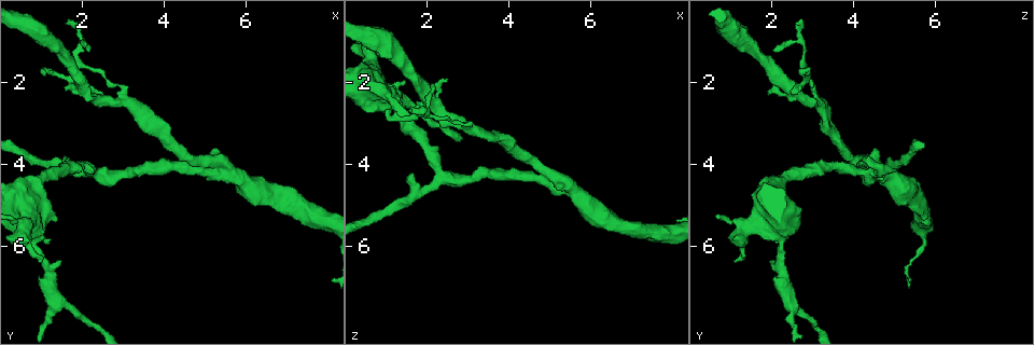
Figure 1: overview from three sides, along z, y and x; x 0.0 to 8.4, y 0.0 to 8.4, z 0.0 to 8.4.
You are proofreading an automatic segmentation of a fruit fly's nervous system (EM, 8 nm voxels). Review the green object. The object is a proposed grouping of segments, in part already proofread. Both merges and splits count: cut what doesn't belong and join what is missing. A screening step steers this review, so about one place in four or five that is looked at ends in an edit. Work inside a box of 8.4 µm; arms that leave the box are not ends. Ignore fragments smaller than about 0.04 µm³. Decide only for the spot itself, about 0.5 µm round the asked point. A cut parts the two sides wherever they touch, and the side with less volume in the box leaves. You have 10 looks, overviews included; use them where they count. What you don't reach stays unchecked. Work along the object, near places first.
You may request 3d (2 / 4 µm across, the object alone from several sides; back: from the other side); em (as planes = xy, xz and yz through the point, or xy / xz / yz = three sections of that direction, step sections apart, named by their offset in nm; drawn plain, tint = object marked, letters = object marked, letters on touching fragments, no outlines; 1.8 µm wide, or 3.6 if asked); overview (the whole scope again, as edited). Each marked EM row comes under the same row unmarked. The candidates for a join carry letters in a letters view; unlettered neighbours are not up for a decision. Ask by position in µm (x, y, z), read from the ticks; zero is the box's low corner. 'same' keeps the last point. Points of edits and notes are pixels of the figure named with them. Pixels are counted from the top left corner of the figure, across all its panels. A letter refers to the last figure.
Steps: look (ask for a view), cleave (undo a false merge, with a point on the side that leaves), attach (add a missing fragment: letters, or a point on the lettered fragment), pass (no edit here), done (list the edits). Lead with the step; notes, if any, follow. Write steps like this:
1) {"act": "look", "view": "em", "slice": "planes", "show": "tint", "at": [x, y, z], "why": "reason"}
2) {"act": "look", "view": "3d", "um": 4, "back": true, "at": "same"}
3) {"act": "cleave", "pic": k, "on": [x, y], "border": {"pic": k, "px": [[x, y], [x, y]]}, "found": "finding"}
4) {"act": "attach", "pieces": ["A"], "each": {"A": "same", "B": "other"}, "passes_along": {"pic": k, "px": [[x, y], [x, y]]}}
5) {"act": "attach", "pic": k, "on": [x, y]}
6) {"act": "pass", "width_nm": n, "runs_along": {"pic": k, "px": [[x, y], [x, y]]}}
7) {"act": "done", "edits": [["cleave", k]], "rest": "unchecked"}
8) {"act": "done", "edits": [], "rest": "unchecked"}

{"act": "look", "view": "3d", "um": 4, "at": [4.60, 4.00, 4.30], "why": "looks like a crossing"}

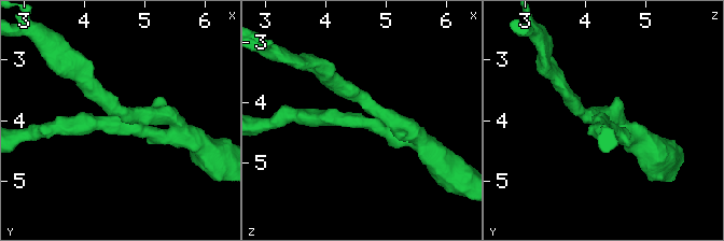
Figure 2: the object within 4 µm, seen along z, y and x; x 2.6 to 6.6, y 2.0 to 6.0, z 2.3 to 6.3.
{"act": "look", "view": "em", "slice": "planes", "show": "tint", "at": [4.60, 4.00, 4.25], "arms": 4}

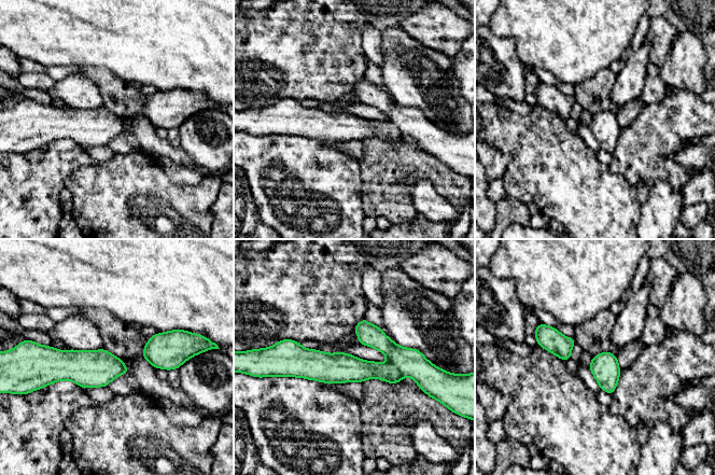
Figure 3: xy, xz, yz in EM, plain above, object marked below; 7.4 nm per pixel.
{"act": "look", "view": "em", "slice": "planes", "show": "letters", "at": "same", "why": "see the neighbours"}

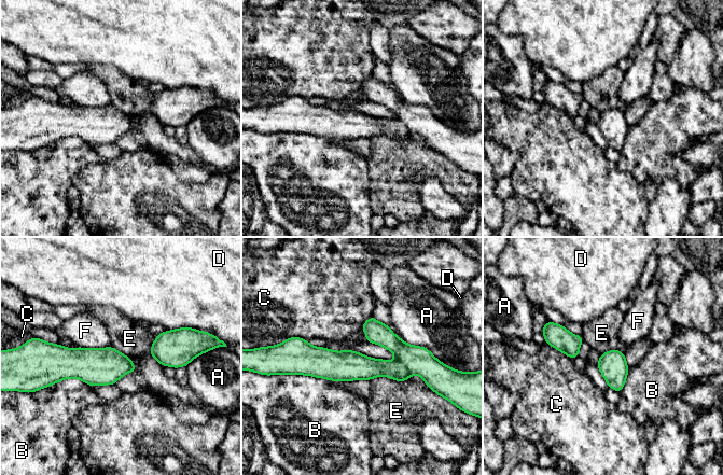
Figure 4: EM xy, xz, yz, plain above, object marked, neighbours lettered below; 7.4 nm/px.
{"act": "pass", "width_nm": 200, "each": {"A": "other", "B": "other", "C": "other", "D": "other", "E": "other", "F": "other"}, "runs_along": {"pic": 4, "px": [[297, 352], [331, 365], [427, 363]]}, "found": "all the same neuron"}

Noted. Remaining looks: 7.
{"act": "look", "view": "em", "slice": "xy", "step": 4, "show": "tint", "at": [2.05, 2.20, 2.45], "why": "closes a loop"}

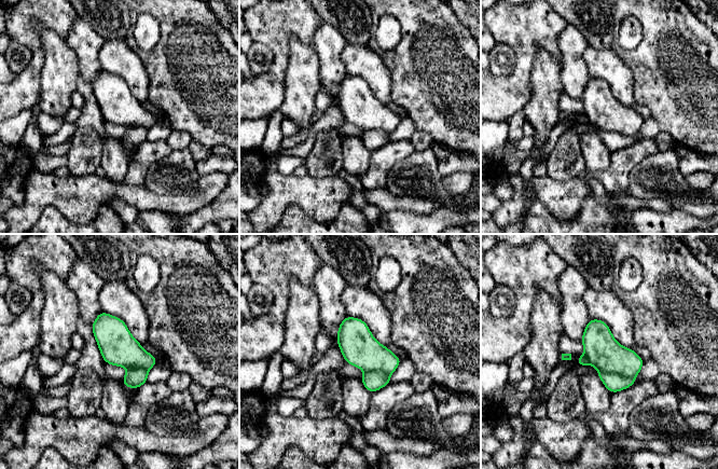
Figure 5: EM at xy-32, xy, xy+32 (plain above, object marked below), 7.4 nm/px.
{"act": "look", "view": "em", "slice": "xz", "step": 8, "show": "tint", "at": "same", "why": "another direction"}

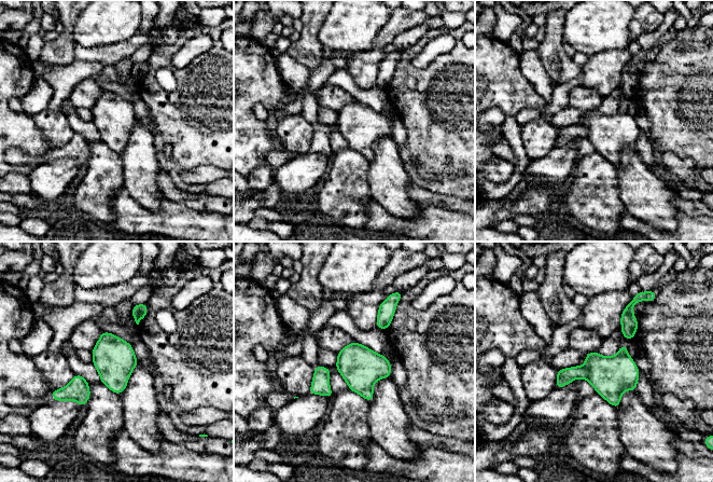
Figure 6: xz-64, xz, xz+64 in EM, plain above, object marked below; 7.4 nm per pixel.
{"act": "look", "view": "em", "slice": "xz", "step": 8, "show": "letters", "at": "same", "why": "what lies round it"}

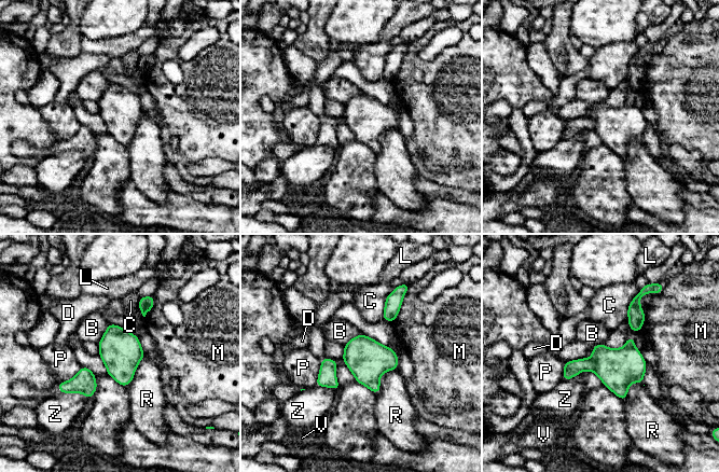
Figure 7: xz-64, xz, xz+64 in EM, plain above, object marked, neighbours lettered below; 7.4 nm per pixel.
{"act": "pass", "width_nm": 280, "each": {"B": "other", "C": "other", "D": "other", "L": "other", "M": "other", "P": "other", "R": "other", "V": "other", "Z": "other"}, "border": {"pic": 7, "px": [[109, 322], [104, 335], [97, 342]]}, "found": "all the same neuron"}

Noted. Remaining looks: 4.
{"act": "look", "view": "em", "slice": "planes", "show": "letters", "at": [1.65, 0.50, 2.60], "why": "tapers out"}

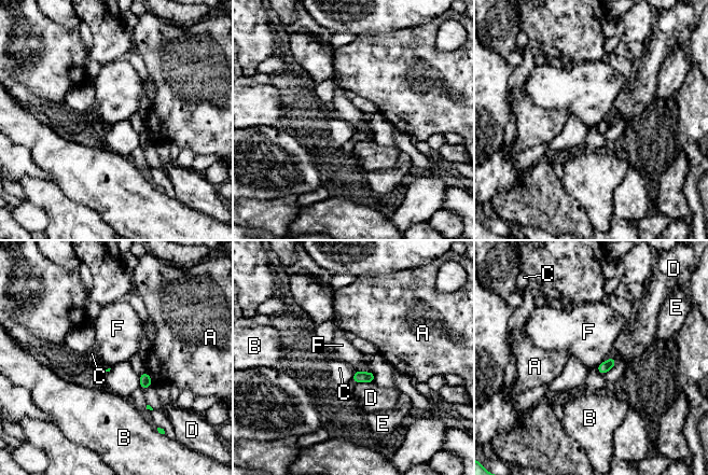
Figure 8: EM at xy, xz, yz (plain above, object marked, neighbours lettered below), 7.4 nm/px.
{"act": "pass", "each": {"A": "other", "B": "other", "C": "other", "D": "other", "E": "other", "F": "other"}, "border": {"pic": 8, "px": [[355, 369], [372, 371]]}, "found": "no lettered fragment goes on from it"}

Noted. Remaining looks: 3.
{"act": "look", "view": "3d", "um": 2, "at": [1.00, 6.40, 2.25], "why": "sudden change in width"}

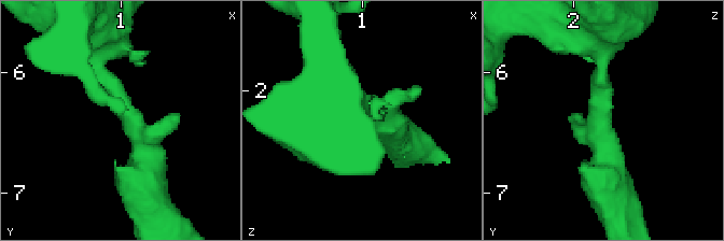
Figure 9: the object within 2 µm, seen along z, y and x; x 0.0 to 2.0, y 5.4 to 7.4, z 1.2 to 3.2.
{"act": "look", "view": "em", "slice": "xz", "step": 4, "show": "tint", "at": [1.02, 6.38, 2.22], "arm_widths_nm": [340, 440], "why": "need the tissue"}

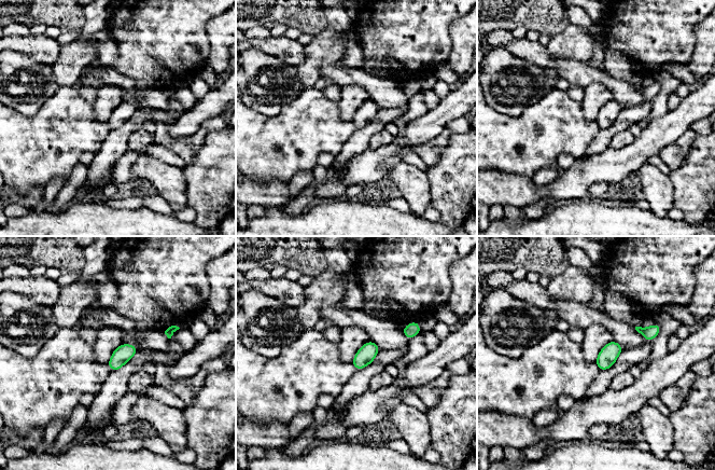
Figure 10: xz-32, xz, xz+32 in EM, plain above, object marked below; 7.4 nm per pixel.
{"act": "look", "view": "em", "slice": "planes", "show": "letters", "at": "same", "why": "cut it another way"}

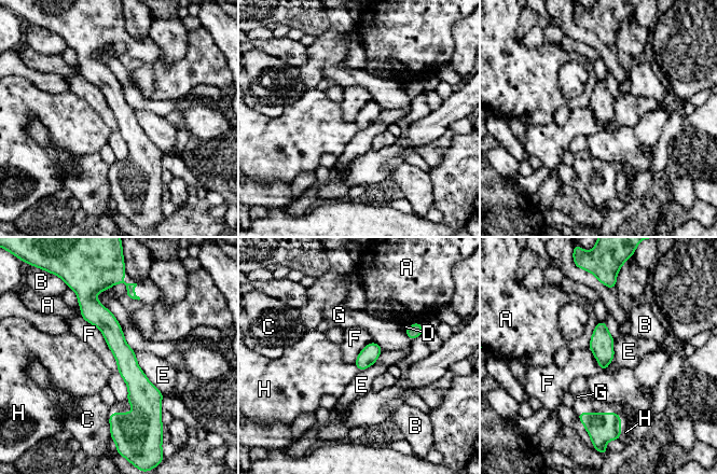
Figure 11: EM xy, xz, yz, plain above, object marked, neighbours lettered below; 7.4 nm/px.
{"act": "pass", "each": {"A": "other", "B": "other", "C": "other", "D": "other", "E": "other", "F": "other", "G": "other", "H": "other"}, "runs_along": {"pic": 11, "px": [[91, 300], [137, 381], [137, 410], [112, 422]]}, "found": "continuous, no second neuron"}

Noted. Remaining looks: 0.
{"act": "done", "edits": [], "rest": "unchecked"}

